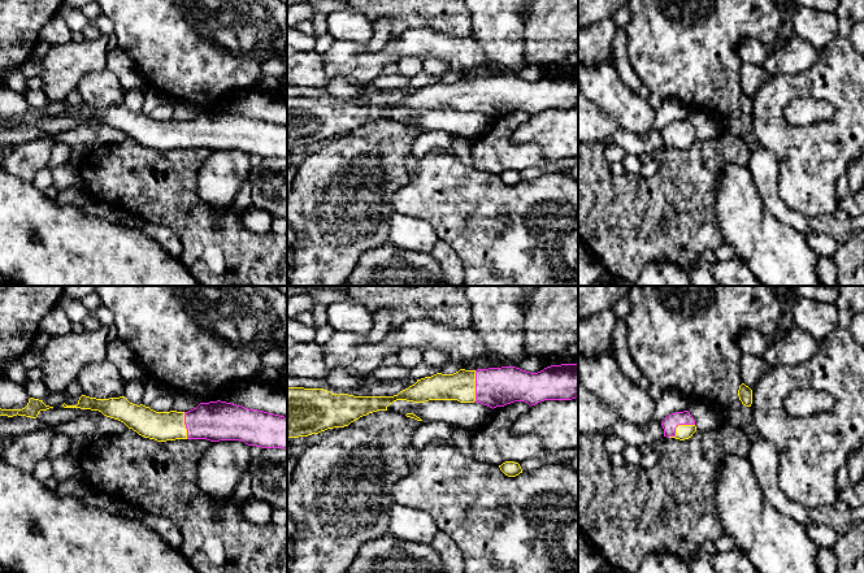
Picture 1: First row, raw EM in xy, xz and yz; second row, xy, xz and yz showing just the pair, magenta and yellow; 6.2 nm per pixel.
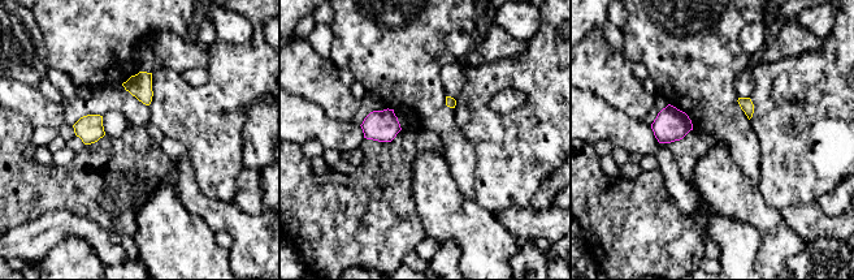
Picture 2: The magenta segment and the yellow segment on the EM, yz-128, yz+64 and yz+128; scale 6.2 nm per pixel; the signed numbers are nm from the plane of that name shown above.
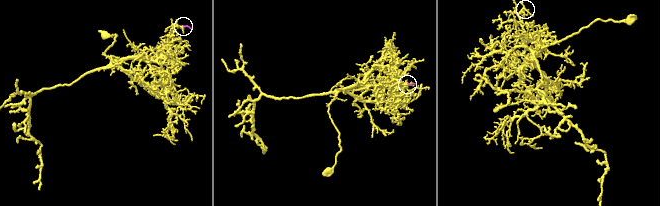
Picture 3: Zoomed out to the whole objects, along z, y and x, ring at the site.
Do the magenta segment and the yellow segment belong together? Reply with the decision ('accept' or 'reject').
accept

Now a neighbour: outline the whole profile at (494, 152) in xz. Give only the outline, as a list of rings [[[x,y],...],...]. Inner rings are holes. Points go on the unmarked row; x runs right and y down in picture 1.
[[[525,110],[494,117],[490,130],[472,144],[474,168],[496,175],[505,170],[520,173],[533,166],[543,168],[539,146],[516,144],[512,140],[512,134],[529,118]]]

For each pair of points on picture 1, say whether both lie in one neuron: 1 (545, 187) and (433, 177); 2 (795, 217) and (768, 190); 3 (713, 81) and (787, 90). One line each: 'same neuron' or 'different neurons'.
1: same neuron
2: same neuron
3: different neurons

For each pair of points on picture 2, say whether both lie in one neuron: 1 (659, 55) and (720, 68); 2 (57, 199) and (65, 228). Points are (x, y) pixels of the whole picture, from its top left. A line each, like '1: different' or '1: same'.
1: same
2: different

